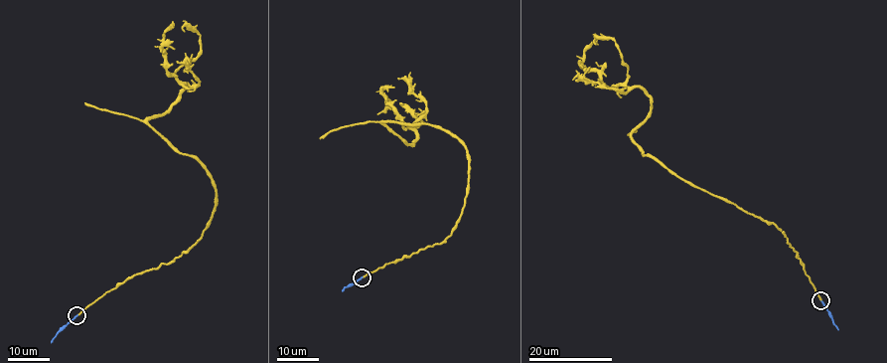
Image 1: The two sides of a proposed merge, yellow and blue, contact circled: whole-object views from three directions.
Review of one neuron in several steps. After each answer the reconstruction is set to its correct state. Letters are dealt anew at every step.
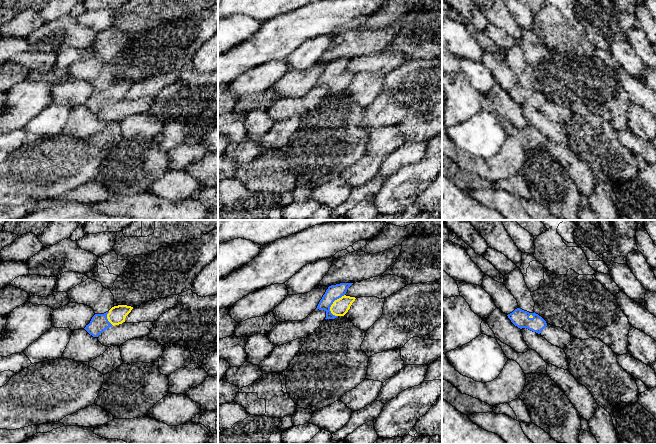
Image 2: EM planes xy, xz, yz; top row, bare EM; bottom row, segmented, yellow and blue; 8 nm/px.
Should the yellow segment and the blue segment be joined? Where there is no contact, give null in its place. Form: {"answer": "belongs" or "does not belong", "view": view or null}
{"answer": "belongs", "view": "xz"}

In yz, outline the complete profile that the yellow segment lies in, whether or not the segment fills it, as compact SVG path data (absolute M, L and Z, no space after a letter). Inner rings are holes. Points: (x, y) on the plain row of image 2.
M520 84L507 91L511 98L518 104L527 104L538 110L547 102L546 97L538 90L529 89Z

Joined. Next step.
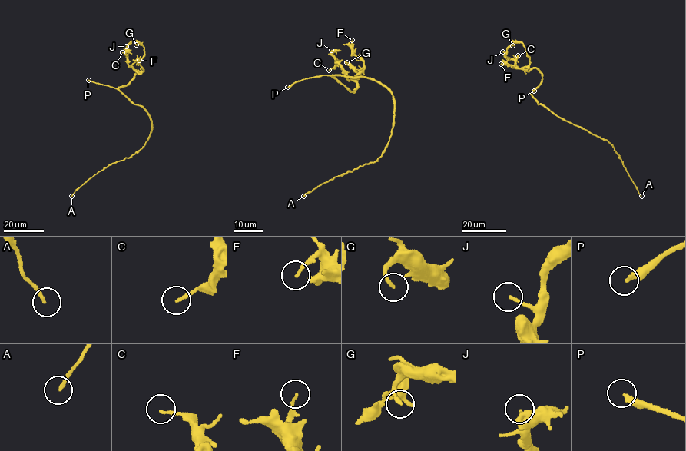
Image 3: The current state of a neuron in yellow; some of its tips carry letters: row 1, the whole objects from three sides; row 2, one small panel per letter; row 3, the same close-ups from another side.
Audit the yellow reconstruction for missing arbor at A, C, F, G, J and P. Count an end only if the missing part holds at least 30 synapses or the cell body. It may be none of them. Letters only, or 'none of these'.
P

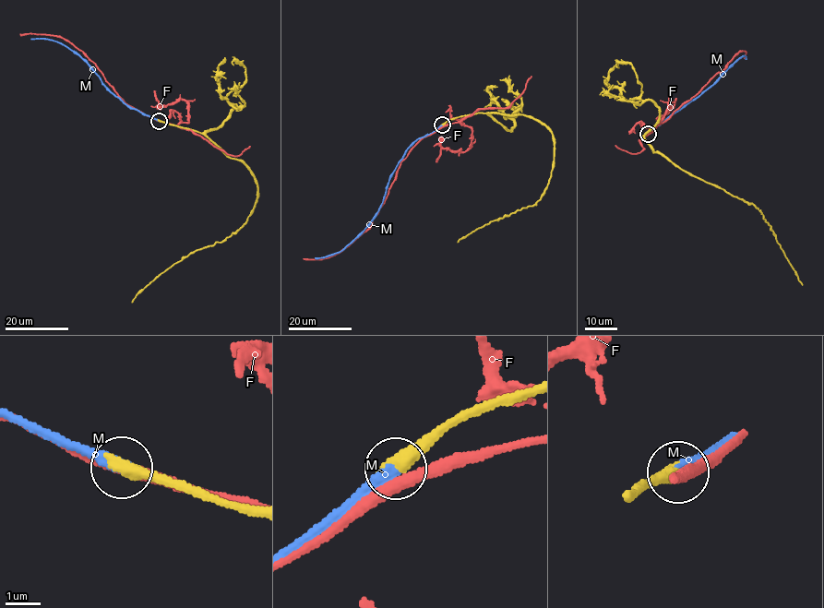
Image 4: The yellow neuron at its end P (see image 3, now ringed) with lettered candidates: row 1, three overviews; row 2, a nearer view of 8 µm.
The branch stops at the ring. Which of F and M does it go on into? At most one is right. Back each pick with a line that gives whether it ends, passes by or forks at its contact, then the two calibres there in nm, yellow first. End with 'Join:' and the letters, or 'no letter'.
M: it ends | 420/360 nm
Join: M

